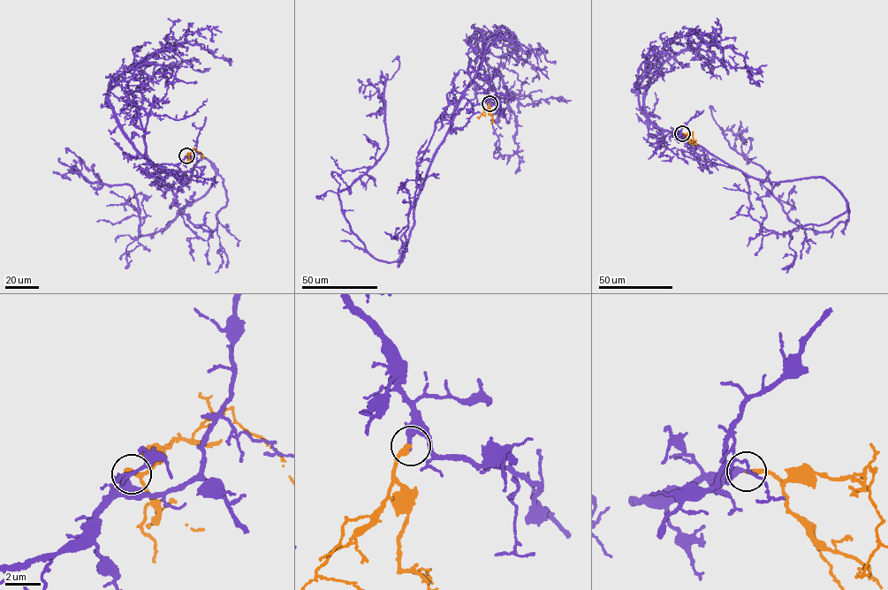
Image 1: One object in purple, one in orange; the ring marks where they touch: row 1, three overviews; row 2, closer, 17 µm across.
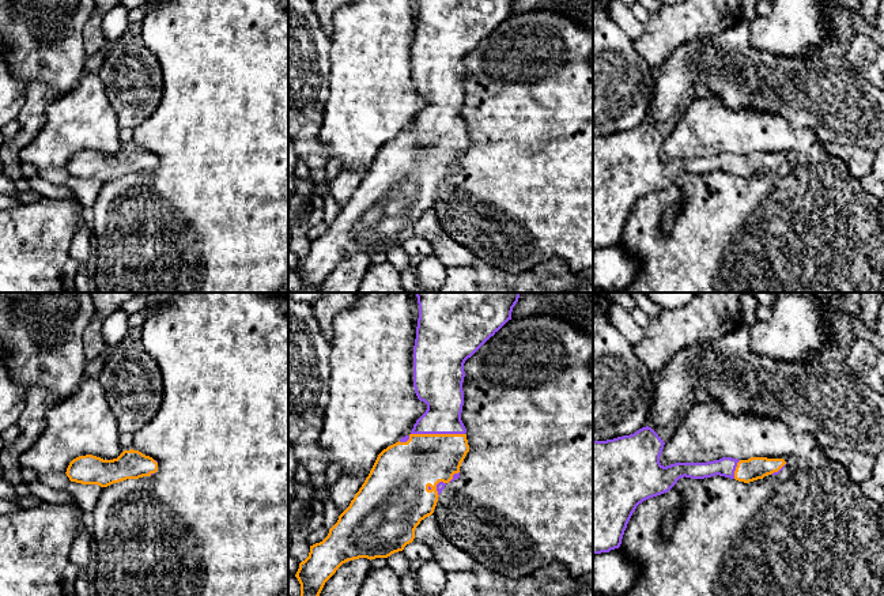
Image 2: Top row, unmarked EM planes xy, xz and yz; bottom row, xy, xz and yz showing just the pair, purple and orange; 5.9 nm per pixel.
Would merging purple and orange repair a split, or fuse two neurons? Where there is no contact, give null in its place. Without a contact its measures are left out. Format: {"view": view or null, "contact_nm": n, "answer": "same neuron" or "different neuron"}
{"view": "xz", "contact_nm": 400, "answer": "same neuron"}

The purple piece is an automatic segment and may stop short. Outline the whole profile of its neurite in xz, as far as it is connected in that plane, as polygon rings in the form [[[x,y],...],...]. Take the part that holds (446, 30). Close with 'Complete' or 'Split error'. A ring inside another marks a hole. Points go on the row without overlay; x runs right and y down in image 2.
[[[419,0],[416,34],[413,41],[413,83],[418,94],[427,99],[409,131],[384,144],[350,201],[339,211],[328,231],[310,241],[309,252],[299,259],[295,269],[301,279],[301,293],[318,293],[325,278],[345,257],[367,253],[388,253],[413,237],[415,225],[431,211],[445,181],[460,173],[460,162],[469,140],[461,116],[464,101],[464,59],[509,15],[515,0]]]. Split error

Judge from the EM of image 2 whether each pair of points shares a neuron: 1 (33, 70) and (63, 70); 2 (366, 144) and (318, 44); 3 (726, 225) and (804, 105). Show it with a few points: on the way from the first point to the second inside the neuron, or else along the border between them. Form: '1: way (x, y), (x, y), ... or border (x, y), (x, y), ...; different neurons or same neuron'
1: way (40, 70), (56, 70); same neuron
2: border (331, 37), (329, 95), (327, 100); different neurons
3: border (763, 110), (820, 140); different neurons

